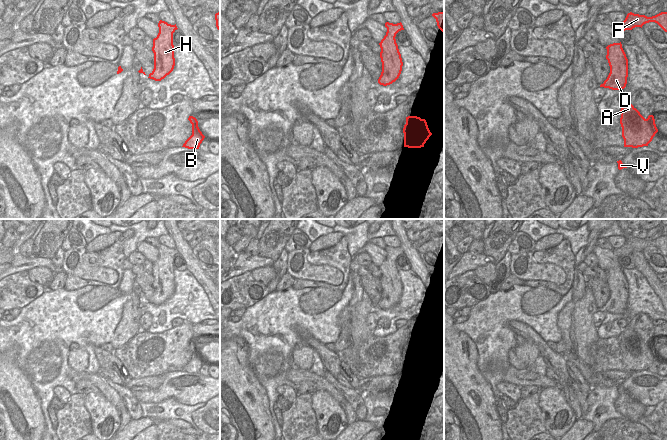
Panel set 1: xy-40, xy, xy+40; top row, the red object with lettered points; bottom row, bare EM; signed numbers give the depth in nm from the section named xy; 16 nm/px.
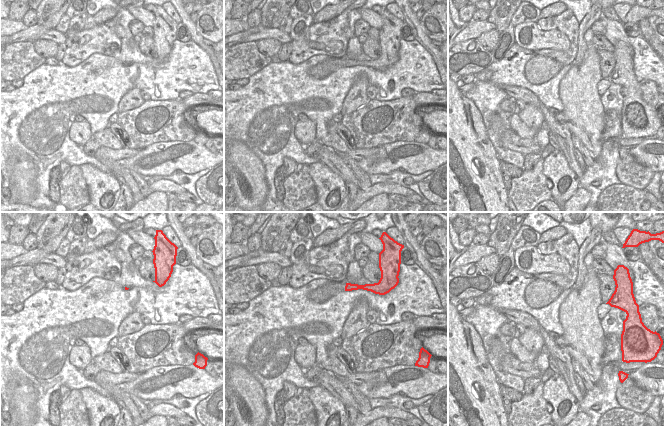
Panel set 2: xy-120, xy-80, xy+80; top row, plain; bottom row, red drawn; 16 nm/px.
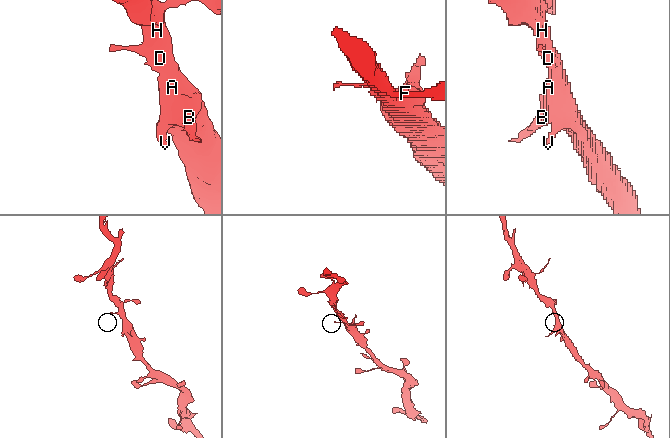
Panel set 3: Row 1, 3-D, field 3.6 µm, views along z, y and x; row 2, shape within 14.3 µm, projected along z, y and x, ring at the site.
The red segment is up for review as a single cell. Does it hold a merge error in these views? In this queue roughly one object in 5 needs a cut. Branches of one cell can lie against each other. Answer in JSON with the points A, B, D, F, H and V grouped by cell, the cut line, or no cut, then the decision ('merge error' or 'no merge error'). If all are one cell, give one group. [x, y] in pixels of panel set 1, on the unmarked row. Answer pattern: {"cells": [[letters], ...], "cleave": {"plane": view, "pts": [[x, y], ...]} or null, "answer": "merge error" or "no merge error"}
{"cells": [["A", "B", "D", "F", "H", "V"]], "cleave": null, "answer": "no merge error"}

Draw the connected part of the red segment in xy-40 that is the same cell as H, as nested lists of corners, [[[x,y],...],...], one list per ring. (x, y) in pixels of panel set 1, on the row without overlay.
[[[160,244],[159,257],[153,263],[154,293],[149,298],[150,303],[161,305],[169,299],[175,290],[173,257],[178,253],[176,248],[171,249]]]

